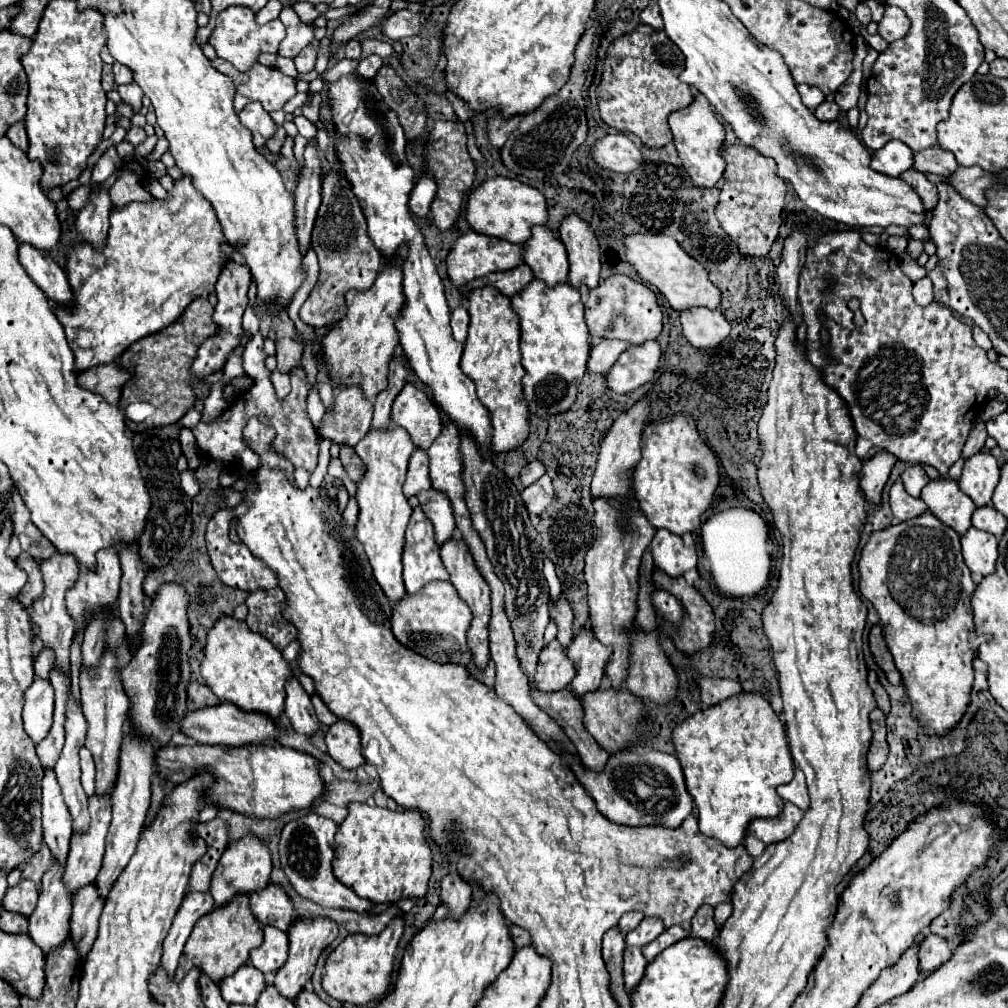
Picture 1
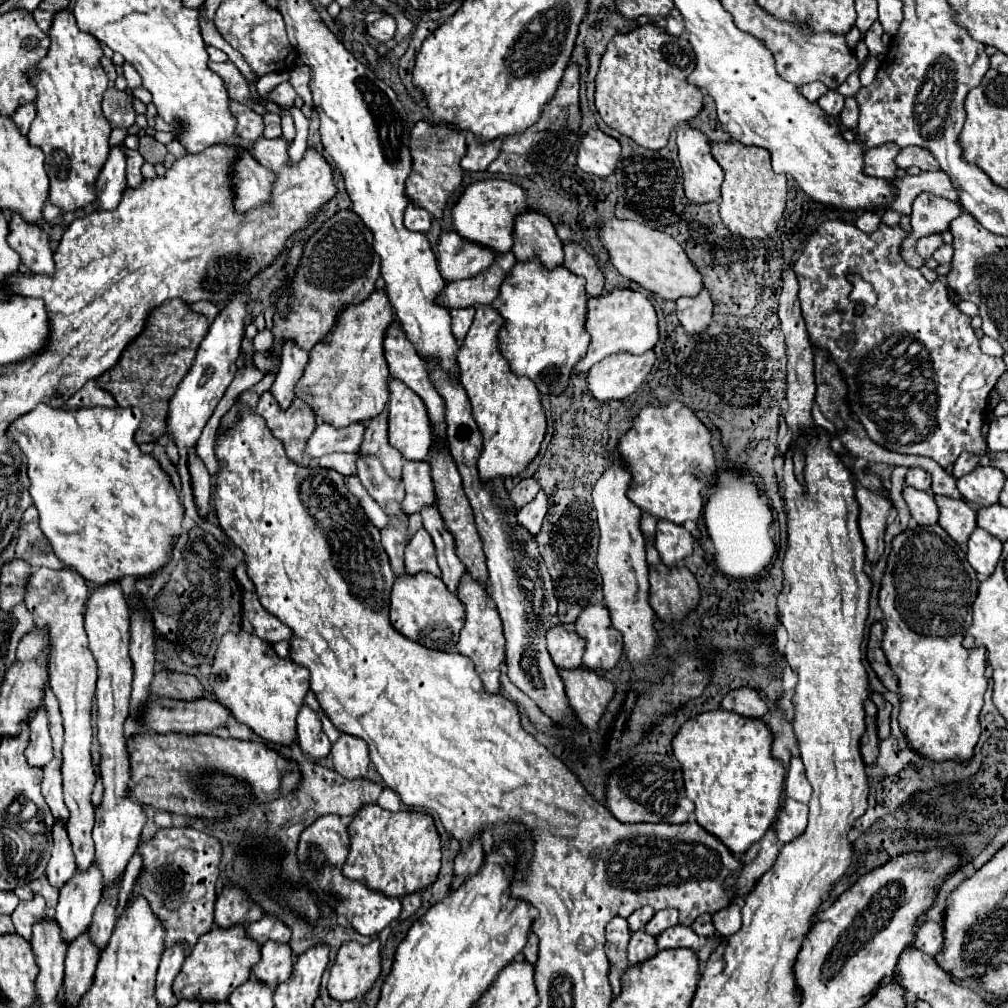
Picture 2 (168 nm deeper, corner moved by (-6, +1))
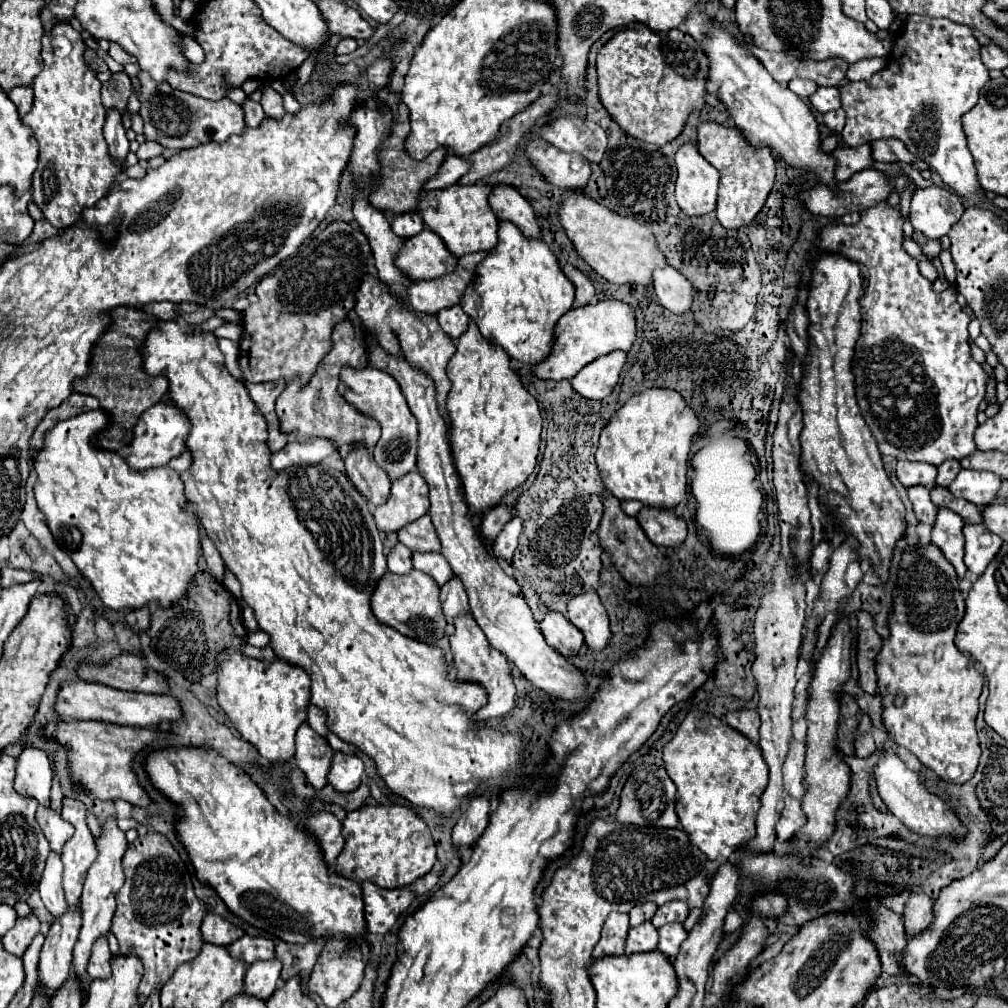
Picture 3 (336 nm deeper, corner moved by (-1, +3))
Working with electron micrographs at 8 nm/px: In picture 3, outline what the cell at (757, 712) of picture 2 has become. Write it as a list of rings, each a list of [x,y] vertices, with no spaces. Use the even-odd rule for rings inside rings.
[[[741,709],[741,711],[727,711],[725,721],[733,725],[733,729],[741,731],[753,743],[759,741],[759,713],[755,709]]]

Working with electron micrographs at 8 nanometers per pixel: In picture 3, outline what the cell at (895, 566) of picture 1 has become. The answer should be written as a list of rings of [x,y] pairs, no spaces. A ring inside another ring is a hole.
[[[941,507],[937,511],[937,519],[931,533],[931,541],[937,545],[911,545],[901,553],[899,573],[905,575],[897,575],[897,585],[893,589],[893,607],[889,613],[889,637],[883,641],[883,647],[875,657],[879,693],[885,705],[883,723],[891,733],[893,741],[909,749],[925,767],[929,767],[941,779],[951,783],[969,781],[977,769],[981,755],[975,717],[979,711],[977,699],[981,695],[983,675],[975,669],[973,659],[963,655],[953,643],[961,617],[965,615],[965,597],[959,589],[959,579],[967,571],[963,563],[963,525],[963,519],[957,517],[955,511]]]

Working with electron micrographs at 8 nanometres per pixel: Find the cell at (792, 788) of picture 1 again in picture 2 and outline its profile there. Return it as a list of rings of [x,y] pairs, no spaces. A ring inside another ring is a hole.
[[[798,755],[792,757],[792,763],[790,763],[790,769],[786,775],[786,795],[790,799],[802,801],[802,803],[808,803],[810,795],[812,795],[812,787],[804,773],[804,763]]]

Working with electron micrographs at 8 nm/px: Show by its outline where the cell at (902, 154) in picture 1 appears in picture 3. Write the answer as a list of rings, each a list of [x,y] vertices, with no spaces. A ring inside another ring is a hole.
[[[861,145],[861,147],[837,147],[833,151],[833,155],[837,155],[837,159],[839,159],[837,181],[841,181],[841,183],[851,179],[857,171],[871,169],[873,163],[875,163],[869,145]]]

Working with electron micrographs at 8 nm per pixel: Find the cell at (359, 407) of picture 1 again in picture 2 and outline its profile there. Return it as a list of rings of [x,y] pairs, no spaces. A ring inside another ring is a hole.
[[[354,423],[346,429],[336,429],[332,425],[316,425],[312,437],[306,443],[306,457],[318,459],[322,455],[342,451],[342,453],[358,453],[358,447],[364,437],[364,425]]]

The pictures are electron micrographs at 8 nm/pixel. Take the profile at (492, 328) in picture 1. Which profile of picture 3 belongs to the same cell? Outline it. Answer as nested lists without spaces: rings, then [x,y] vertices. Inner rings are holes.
[[[471,321],[469,327],[467,327],[467,331],[459,337],[459,341],[457,341],[457,351],[455,351],[455,355],[451,357],[451,361],[449,361],[449,365],[447,365],[447,375],[449,375],[449,379],[453,381],[453,389],[451,389],[451,393],[449,393],[447,407],[449,407],[449,417],[451,417],[451,423],[453,423],[453,425],[451,425],[451,449],[453,449],[453,457],[455,457],[455,467],[457,467],[459,475],[461,475],[461,479],[463,479],[463,485],[465,485],[465,499],[467,499],[469,511],[471,511],[473,515],[481,515],[483,509],[497,505],[497,503],[503,499],[503,495],[505,495],[507,491],[513,491],[517,485],[521,485],[521,483],[533,473],[535,463],[537,463],[539,445],[541,445],[543,419],[541,419],[541,413],[539,413],[539,403],[537,403],[537,399],[535,399],[531,393],[527,393],[527,389],[523,387],[519,375],[511,369],[511,363],[509,363],[509,357],[505,355],[505,351],[503,351],[501,347],[495,347],[493,343],[489,343],[489,341],[479,333],[479,327],[477,327],[475,321]]]

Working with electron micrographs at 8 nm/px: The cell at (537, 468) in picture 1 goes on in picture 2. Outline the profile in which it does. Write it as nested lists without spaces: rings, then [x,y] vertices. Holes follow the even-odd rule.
[[[522,479],[522,481],[510,491],[510,501],[512,501],[514,509],[520,511],[524,505],[528,505],[528,503],[536,497],[538,491],[540,491],[540,489],[538,489],[538,483],[536,483],[534,479]]]

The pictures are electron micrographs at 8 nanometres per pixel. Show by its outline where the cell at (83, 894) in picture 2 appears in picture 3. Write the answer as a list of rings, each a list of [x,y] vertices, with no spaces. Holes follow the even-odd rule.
[[[67,907],[67,911],[51,923],[39,959],[39,981],[47,993],[53,995],[73,969],[73,947],[81,931],[81,907]]]

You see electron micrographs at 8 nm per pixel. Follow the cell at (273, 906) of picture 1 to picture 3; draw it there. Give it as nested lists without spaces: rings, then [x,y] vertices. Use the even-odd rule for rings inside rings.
[[[243,935],[235,943],[229,945],[229,953],[245,963],[253,963],[257,959],[273,959],[275,957],[275,943],[269,937],[251,937]]]

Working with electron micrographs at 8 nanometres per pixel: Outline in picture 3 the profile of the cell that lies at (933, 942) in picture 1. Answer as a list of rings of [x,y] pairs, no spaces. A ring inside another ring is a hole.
[[[911,895],[905,903],[905,931],[915,937],[923,933],[933,921],[933,901],[927,895]]]

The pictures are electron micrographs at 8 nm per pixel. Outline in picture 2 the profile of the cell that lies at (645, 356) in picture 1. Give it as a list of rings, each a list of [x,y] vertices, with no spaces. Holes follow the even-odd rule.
[[[646,351],[642,355],[616,353],[614,357],[606,357],[588,371],[588,391],[598,401],[624,399],[640,387],[640,383],[652,371],[654,361],[654,351]]]

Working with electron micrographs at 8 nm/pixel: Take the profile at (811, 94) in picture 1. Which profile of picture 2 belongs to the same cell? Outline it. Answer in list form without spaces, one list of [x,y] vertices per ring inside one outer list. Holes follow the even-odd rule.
[[[808,83],[800,87],[800,93],[808,99],[808,101],[818,101],[824,93],[828,91],[828,87],[824,83]]]

